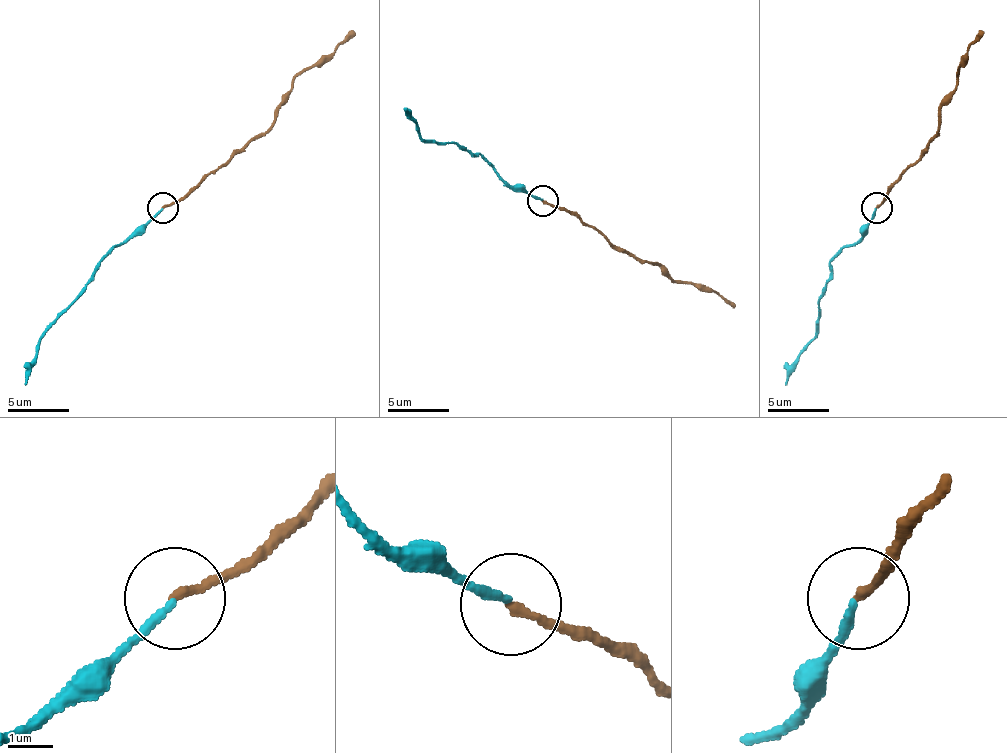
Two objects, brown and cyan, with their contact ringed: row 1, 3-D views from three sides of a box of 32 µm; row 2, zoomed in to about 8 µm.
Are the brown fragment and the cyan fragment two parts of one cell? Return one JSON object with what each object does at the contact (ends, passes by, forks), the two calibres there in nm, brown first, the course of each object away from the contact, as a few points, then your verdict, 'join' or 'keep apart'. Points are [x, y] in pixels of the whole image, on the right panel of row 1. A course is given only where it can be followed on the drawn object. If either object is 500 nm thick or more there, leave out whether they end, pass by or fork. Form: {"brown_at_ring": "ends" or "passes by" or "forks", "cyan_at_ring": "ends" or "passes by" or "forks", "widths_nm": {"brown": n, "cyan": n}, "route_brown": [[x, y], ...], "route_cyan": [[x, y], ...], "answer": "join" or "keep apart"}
{"brown_at_ring": "ends", "cyan_at_ring": "ends", "widths_nm": {"brown": 200, "cyan": 180}, "route_brown": [[876, 207], [934, 136], [937, 109], [955, 81], [961, 57], [983, 29]], "route_cyan": [[876, 207], [867, 231], [833, 259], [830, 280], [818, 302], [818, 332], [784, 384]], "answer": "join"}

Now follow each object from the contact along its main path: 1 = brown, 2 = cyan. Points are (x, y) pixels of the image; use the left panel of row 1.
1: (164, 207), (185, 198), (274, 121), (274, 109), (292, 81), (329, 57), (353, 29)
2: (164, 207), (102, 259), (93, 280), (47, 332), (26, 384)

